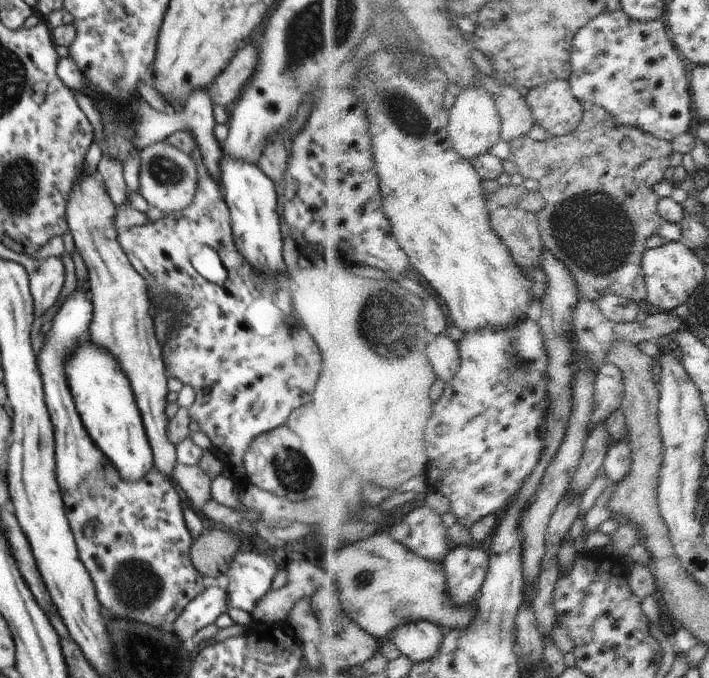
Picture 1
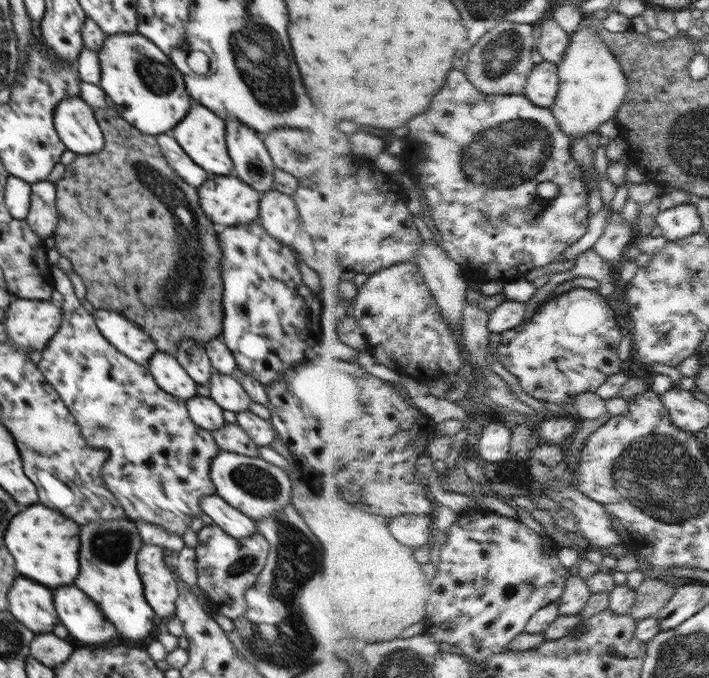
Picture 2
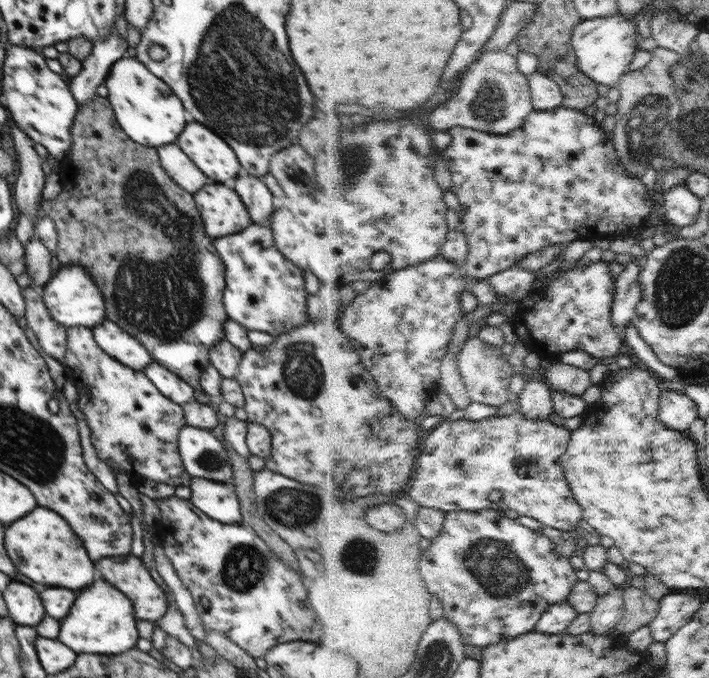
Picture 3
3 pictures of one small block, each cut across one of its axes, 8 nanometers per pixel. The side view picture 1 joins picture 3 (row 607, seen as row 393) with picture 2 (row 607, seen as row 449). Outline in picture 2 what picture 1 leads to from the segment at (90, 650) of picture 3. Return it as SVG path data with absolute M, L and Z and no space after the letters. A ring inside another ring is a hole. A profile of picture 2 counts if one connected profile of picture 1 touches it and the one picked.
M127 517L120 518L120 520L110 520L110 522L94 520L94 522L88 522L80 528L82 528L82 532L80 532L80 542L82 542L82 546L80 546L80 574L74 580L74 584L99 607L106 620L115 627L120 639L144 640L154 630L156 613L152 611L145 600L144 584L142 584L136 568L136 553L142 548L144 542L142 542L142 536L140 536L135 522Z

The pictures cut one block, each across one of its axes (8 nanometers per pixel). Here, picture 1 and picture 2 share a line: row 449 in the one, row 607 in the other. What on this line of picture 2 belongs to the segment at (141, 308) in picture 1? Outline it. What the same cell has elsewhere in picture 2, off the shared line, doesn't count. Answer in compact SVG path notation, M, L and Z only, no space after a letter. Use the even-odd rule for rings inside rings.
M152 544L142 545L136 553L136 568L142 584L146 602L160 617L171 617L179 590L174 581L172 568L166 565L164 548Z

